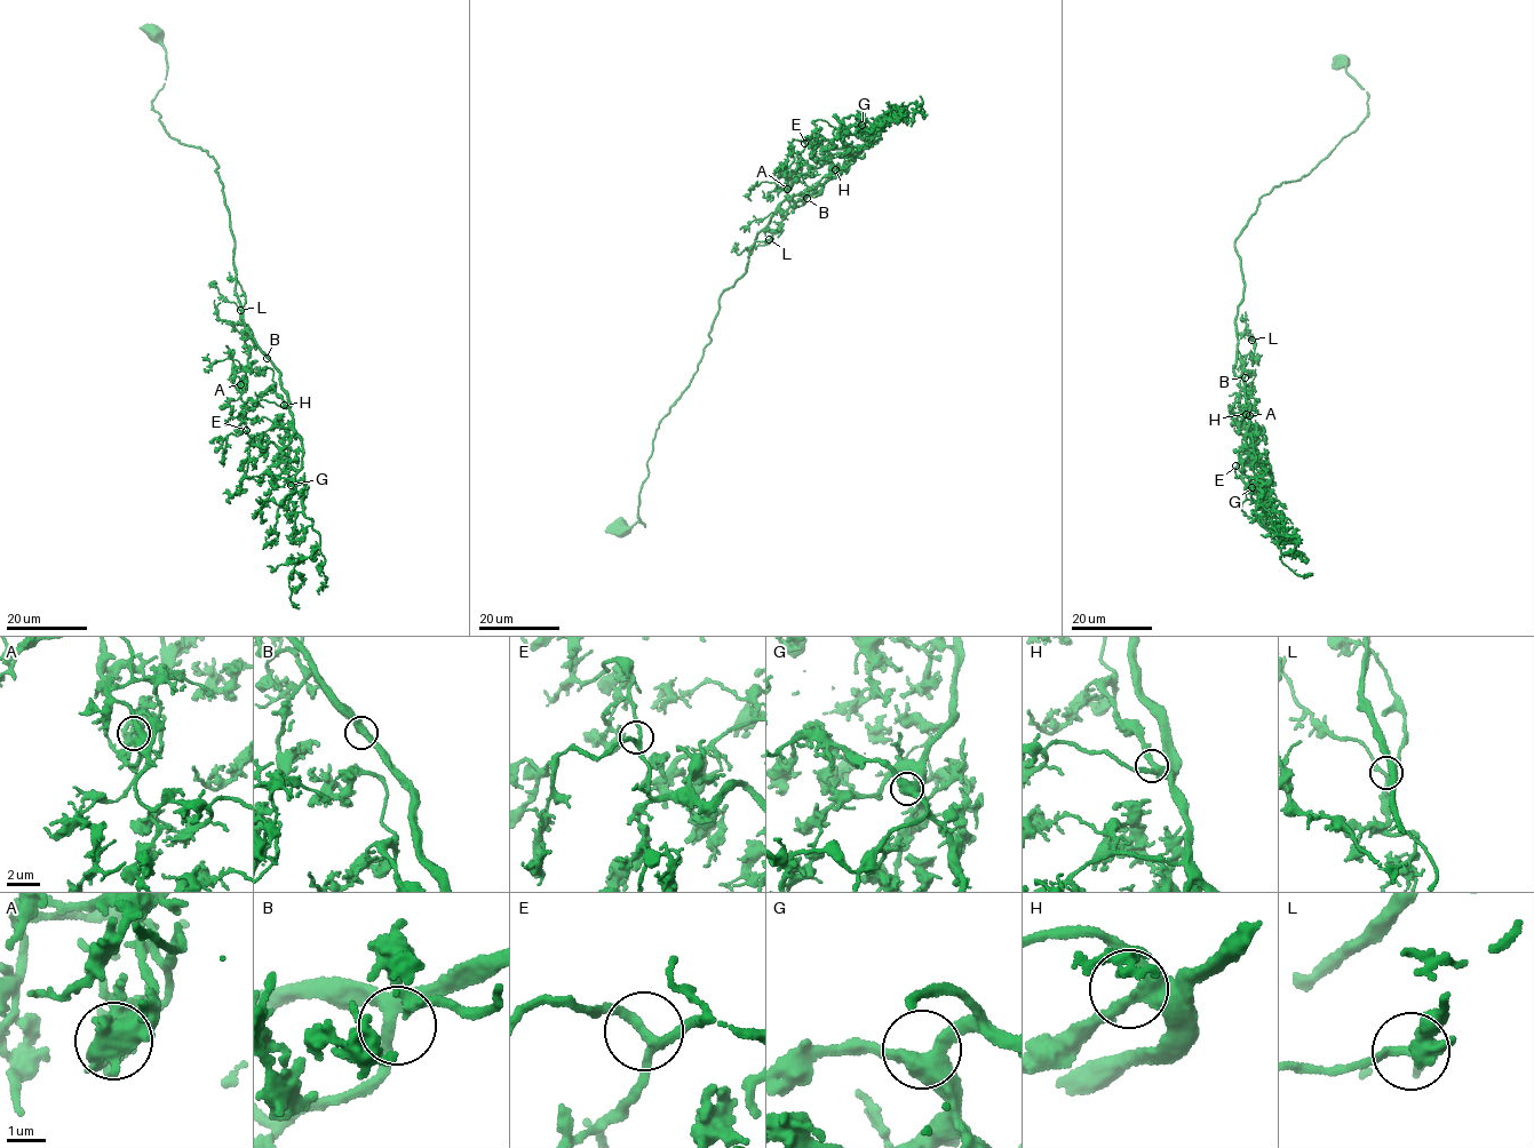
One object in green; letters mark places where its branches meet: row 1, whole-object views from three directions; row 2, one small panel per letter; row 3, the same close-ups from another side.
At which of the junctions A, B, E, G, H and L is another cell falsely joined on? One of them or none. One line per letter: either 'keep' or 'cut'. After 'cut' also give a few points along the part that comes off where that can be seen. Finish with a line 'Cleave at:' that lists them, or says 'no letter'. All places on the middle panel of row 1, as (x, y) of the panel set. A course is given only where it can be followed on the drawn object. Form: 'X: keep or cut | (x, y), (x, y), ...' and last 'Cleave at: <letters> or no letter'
A: keep
B: keep
E: keep
G: keep
H: keep
L: keep
Cleave at: no letter

